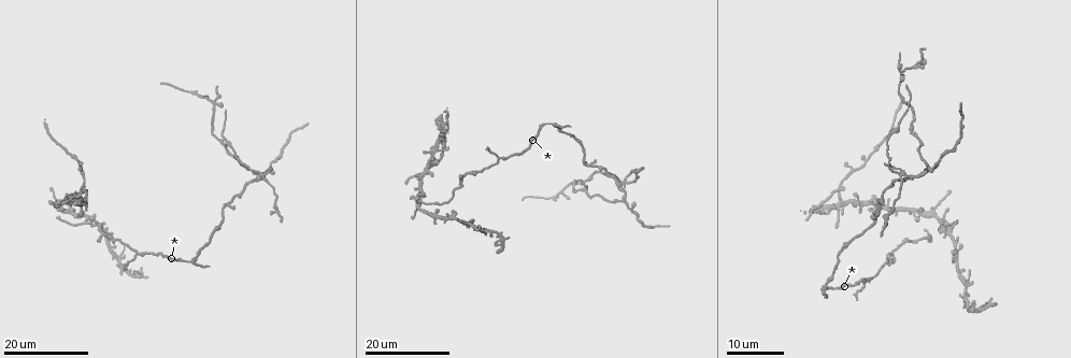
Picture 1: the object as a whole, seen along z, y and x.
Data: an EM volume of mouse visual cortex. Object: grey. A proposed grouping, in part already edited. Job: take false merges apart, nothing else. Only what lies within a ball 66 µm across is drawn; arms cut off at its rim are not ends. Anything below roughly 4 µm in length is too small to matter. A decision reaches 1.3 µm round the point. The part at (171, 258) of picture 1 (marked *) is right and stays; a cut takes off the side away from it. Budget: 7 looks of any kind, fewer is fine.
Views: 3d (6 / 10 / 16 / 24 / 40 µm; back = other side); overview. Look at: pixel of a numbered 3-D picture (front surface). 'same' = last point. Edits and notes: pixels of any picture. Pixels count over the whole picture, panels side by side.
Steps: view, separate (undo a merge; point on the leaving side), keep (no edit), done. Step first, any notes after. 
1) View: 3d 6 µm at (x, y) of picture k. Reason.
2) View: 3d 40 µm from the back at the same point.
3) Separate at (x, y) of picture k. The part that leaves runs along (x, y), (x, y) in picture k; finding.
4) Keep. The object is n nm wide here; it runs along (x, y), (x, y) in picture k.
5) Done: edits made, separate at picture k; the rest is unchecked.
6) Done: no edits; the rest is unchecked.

View: 3d 16 µm at (499, 160) of picture 1. A fork.

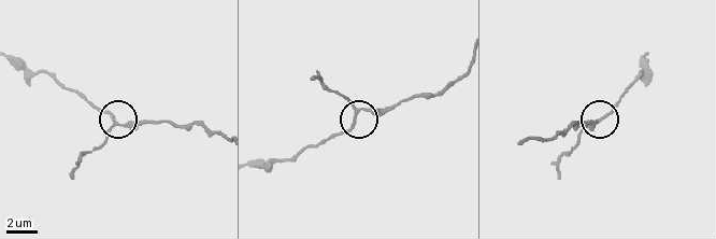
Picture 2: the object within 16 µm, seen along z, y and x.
View: 3d 10 µm at (355, 110) of picture 2.

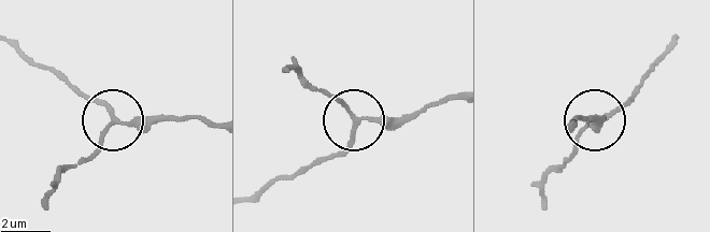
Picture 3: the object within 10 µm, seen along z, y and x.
Keep. 3 arms meet here; it runs along (451, 101), (389, 119), (358, 119), (323, 90) in picture 3; continuous, no second cell.

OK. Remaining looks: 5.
View: 3d 24 µm at (212, 102) of picture 1. Four arms meet.

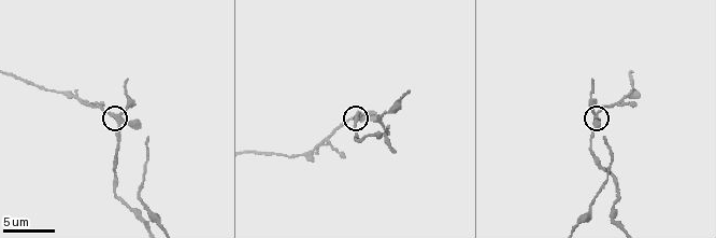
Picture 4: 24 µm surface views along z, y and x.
View: 3d 6 µm at (117, 114) of picture 4.

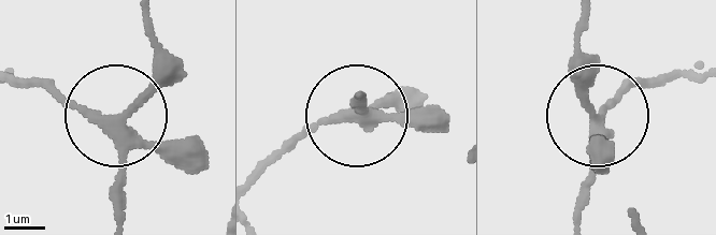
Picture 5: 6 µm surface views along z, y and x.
Keep. The object is 280 nm wide here; it runs along (123, 216), (119, 117), (149, 83), (160, 45) in picture 5; all the same cell.

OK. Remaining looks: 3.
View: 3d 16 µm at (624, 181) of picture 1. Looks like a crossing.

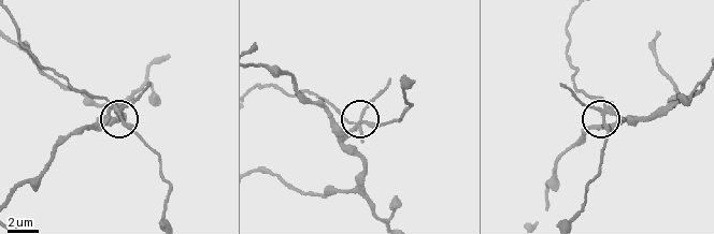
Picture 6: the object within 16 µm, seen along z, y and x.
View: 3d 10 µm at (606, 110) of picture 6.

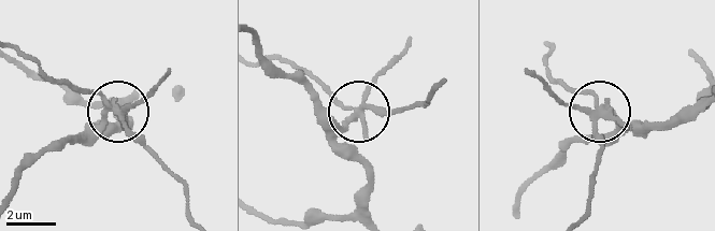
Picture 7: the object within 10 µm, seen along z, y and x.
Separate at (134, 139) of picture 7. The object is 220 nm wide here; the part that leaves runs along (601, 106), (587, 92), (555, 78), (548, 45) in picture 7; two cells meet here.

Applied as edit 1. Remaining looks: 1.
Done: edits made, separate at picture 7; the rest is unchecked.

